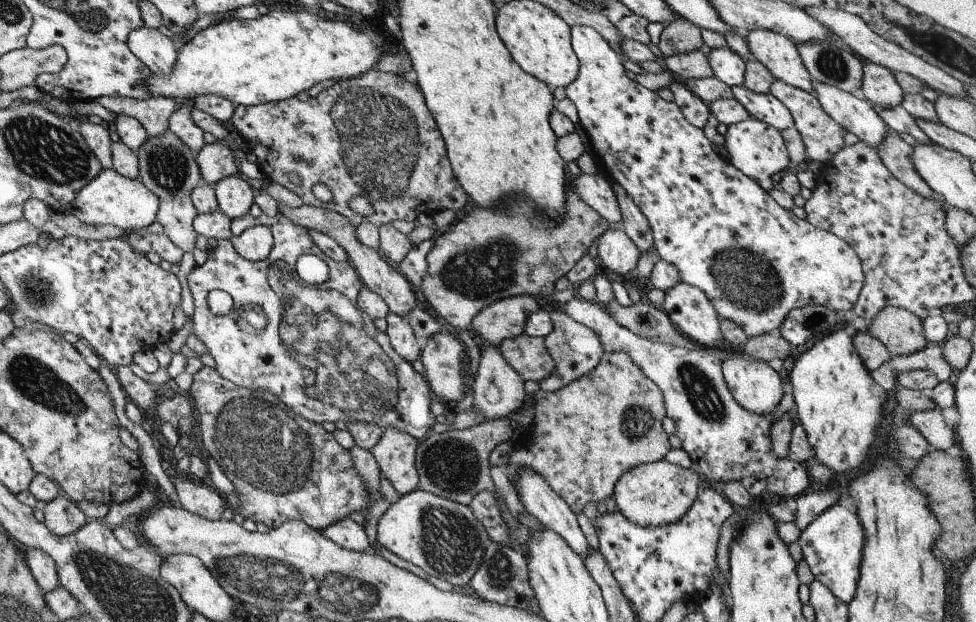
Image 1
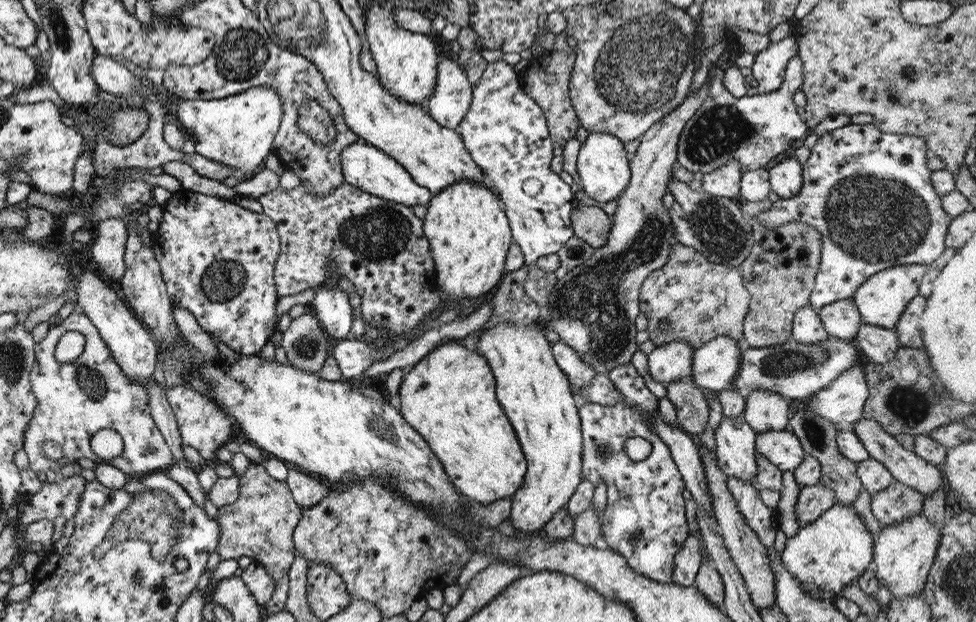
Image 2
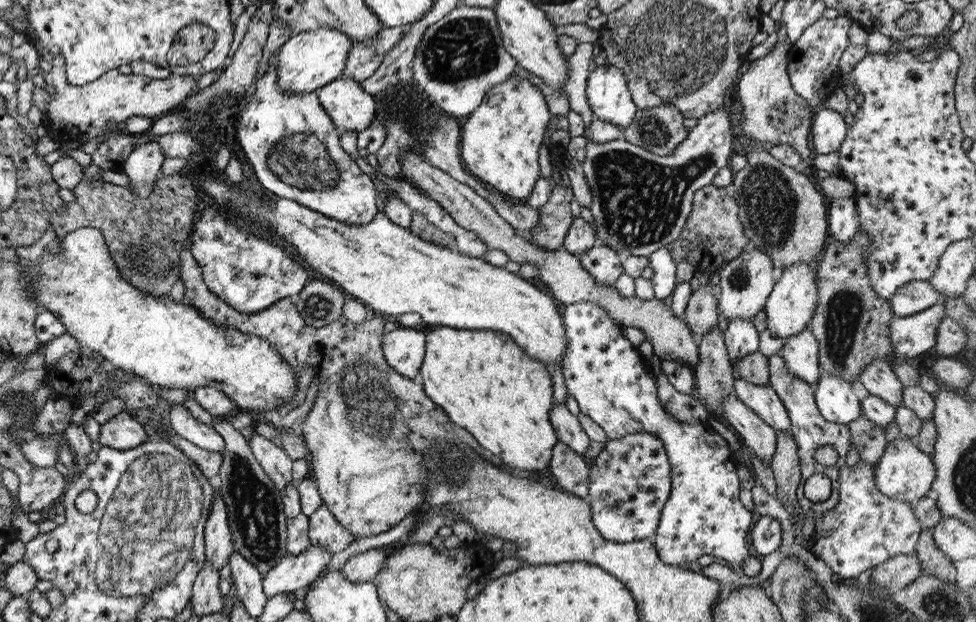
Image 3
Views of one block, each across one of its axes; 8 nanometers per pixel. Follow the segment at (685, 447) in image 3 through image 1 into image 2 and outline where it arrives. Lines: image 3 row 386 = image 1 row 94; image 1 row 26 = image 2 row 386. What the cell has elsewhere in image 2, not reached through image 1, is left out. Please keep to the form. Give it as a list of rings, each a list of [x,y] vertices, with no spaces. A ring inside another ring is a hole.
[[[557,341],[551,347],[553,360],[566,376],[572,388],[584,388],[596,377],[596,370],[580,359],[576,350]]]

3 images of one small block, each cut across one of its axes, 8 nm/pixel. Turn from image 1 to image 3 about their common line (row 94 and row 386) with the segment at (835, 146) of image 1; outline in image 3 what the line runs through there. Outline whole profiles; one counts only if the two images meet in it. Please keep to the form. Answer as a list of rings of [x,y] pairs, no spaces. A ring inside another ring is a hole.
[[[779,351],[771,356],[768,356],[766,361],[768,362],[769,383],[771,383],[773,390],[776,390],[777,396],[784,404],[790,420],[789,430],[792,432],[795,444],[797,445],[797,456],[799,459],[801,480],[800,484],[797,486],[795,498],[801,511],[811,510],[813,514],[813,524],[817,524],[817,522],[821,520],[821,516],[823,516],[825,512],[831,511],[833,507],[835,507],[835,504],[837,504],[839,469],[843,466],[845,462],[845,453],[851,445],[849,427],[846,424],[826,421],[820,415],[813,396],[814,385],[810,385],[807,381],[801,380],[793,373],[790,373],[788,368],[785,366]],[[819,446],[831,446],[831,448],[837,452],[837,462],[835,462],[833,466],[821,466],[821,464],[817,464],[817,462],[813,460],[815,450],[817,450]],[[815,473],[824,474],[831,481],[830,494],[824,502],[809,502],[809,500],[805,500],[805,498],[803,498],[803,491],[801,491],[803,489],[802,485],[808,476]]]

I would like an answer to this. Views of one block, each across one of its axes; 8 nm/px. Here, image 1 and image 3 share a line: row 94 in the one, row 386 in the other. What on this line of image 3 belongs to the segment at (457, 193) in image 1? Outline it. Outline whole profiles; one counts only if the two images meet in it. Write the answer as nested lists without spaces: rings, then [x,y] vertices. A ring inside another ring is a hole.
[[[189,247],[180,252],[180,280],[185,287],[182,302],[197,308],[205,320],[215,326],[230,326],[241,334],[250,334],[266,340],[278,355],[284,358],[295,377],[299,376],[303,368],[309,368],[314,376],[317,376],[317,393],[310,410],[301,422],[302,437],[311,456],[311,478],[319,492],[322,505],[329,509],[339,526],[351,532],[354,540],[379,536],[391,530],[418,504],[422,505],[426,501],[428,468],[438,468],[436,442],[446,442],[456,446],[458,450],[469,451],[466,444],[451,429],[453,424],[449,425],[450,420],[443,409],[425,396],[419,381],[401,376],[387,364],[383,356],[382,342],[383,326],[389,320],[388,317],[370,312],[368,317],[355,324],[341,315],[337,320],[315,328],[303,322],[289,297],[283,297],[259,312],[242,313],[227,306],[204,286],[198,264]],[[409,428],[421,444],[409,444]]]

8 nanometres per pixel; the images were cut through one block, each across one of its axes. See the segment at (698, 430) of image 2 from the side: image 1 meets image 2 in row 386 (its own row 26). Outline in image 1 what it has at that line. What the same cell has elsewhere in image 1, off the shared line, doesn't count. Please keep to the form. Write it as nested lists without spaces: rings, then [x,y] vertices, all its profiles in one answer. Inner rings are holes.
[[[673,17],[661,31],[657,48],[663,57],[701,48],[700,28],[683,17]]]

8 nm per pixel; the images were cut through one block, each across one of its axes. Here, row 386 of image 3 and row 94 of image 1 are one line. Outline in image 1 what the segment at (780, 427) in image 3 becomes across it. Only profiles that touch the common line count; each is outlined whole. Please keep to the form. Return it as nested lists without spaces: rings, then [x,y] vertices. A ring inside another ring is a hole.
[[[743,84],[731,87],[732,96],[738,100],[743,108],[761,122],[773,126],[779,132],[793,126],[791,113],[785,105],[771,93],[756,93]]]

